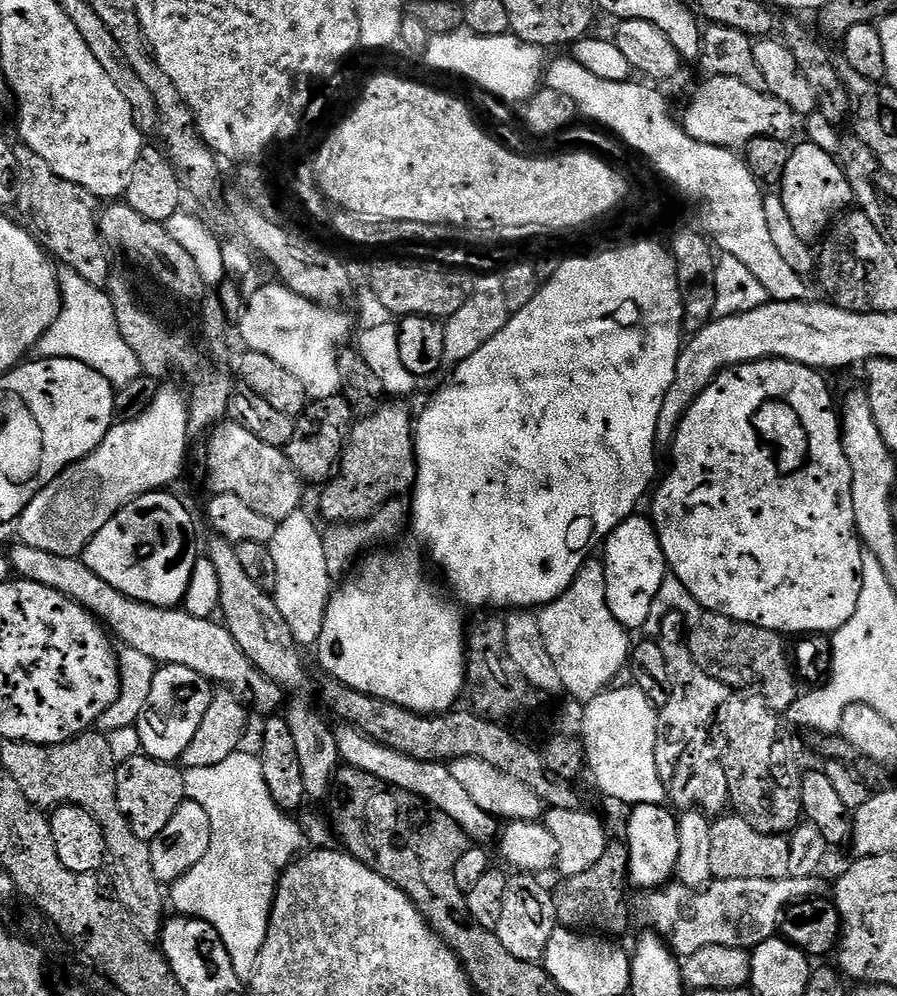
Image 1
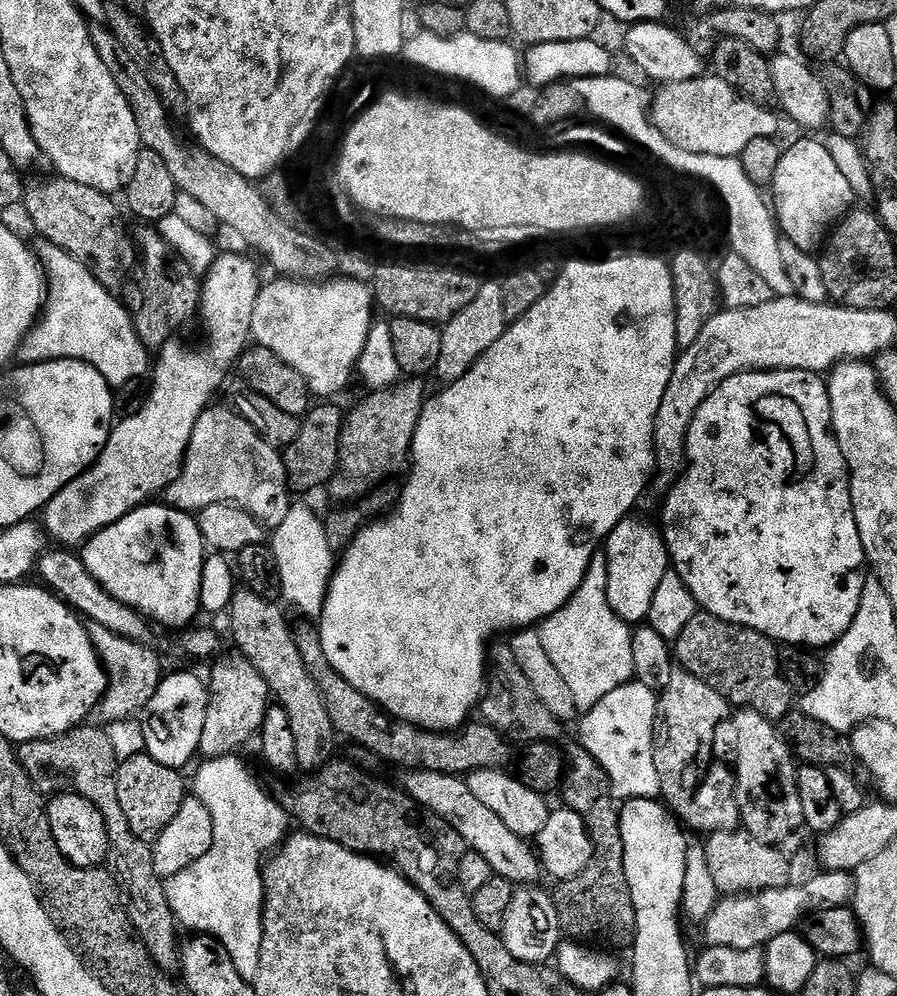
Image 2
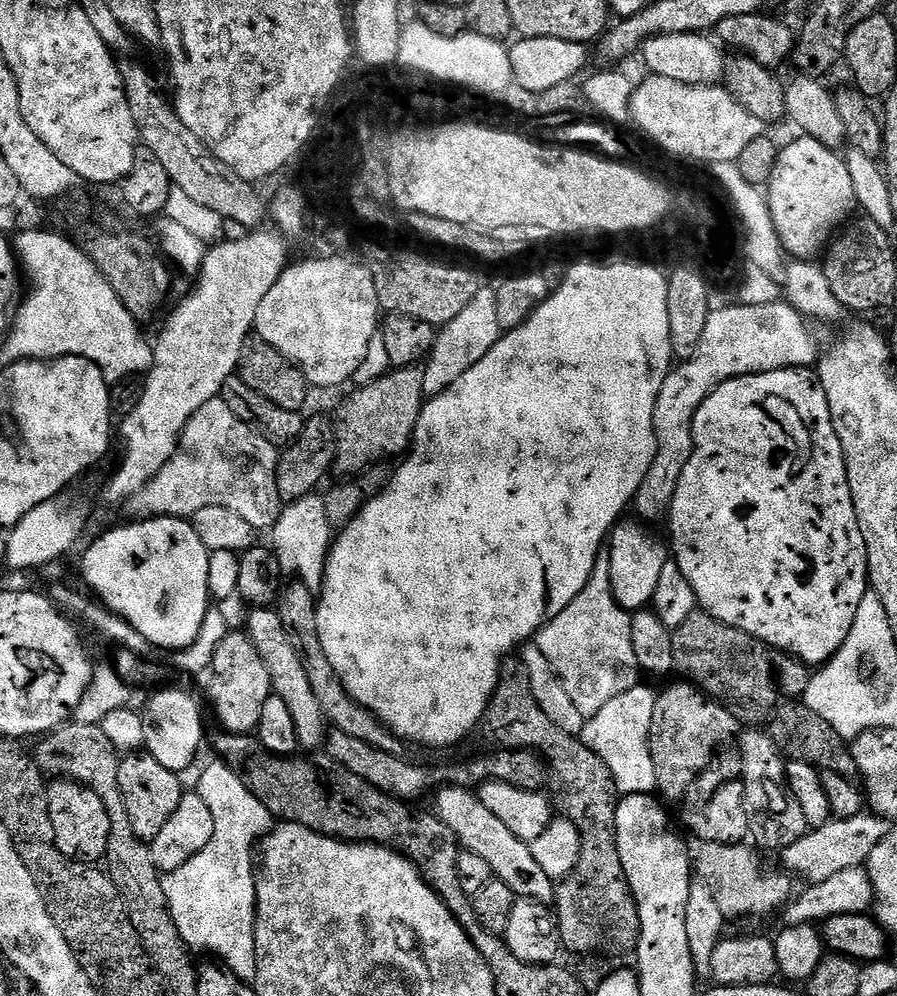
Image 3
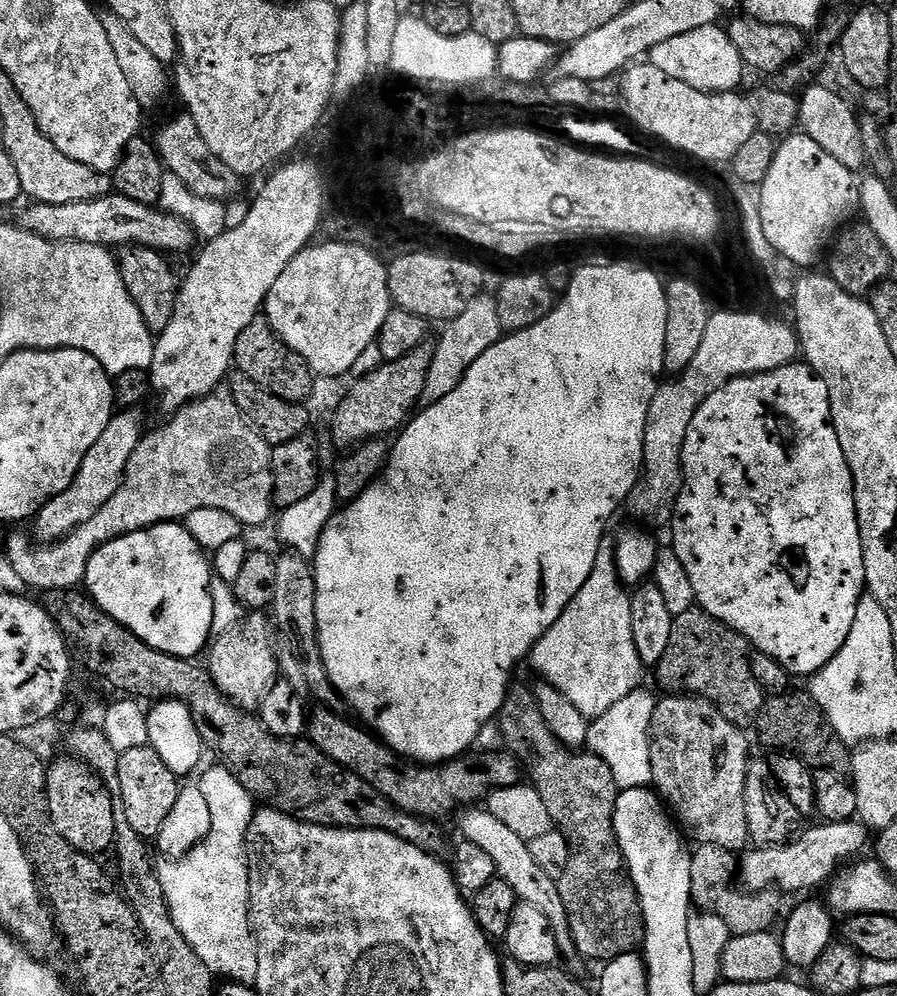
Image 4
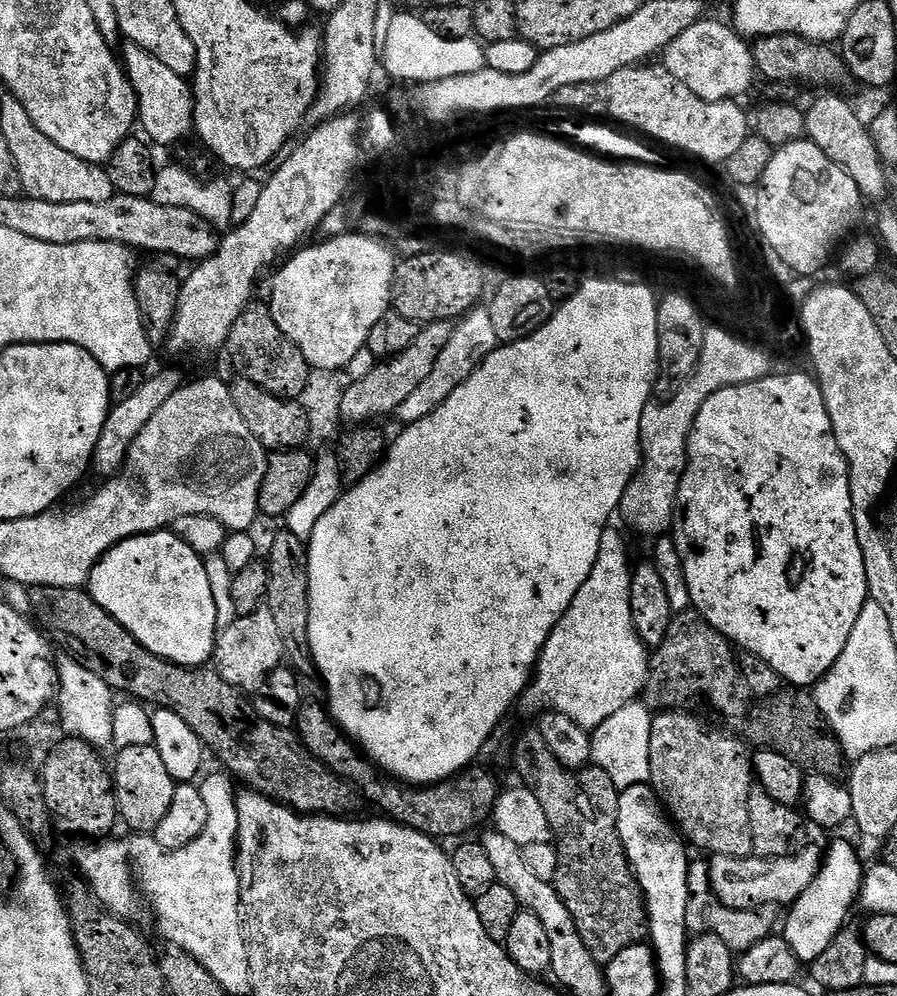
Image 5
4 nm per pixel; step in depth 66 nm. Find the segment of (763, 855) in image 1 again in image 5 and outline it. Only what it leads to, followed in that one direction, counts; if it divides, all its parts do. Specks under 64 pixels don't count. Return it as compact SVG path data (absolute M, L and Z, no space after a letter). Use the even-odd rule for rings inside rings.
M693 859L688 866L688 905L686 906L686 922L688 923L688 931L692 934L701 932L713 932L718 938L722 938L722 942L726 942L726 946L732 949L733 953L739 954L745 952L750 946L754 946L760 940L765 940L767 936L773 935L775 926L778 924L778 916L776 920L777 905L763 904L757 908L727 908L720 899L712 893L712 884L708 881L708 860Z

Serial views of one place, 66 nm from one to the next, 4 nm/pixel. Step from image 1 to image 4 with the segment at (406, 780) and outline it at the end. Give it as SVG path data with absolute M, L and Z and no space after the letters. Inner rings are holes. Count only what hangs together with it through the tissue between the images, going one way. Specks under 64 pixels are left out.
M473 806L461 811L458 819L460 819L461 832L459 835L465 840L474 842L474 846L478 846L479 849L486 850L486 855L494 862L497 877L505 880L510 886L510 890L514 890L517 901L530 906L538 906L538 910L542 910L542 914L546 914L561 953L565 957L575 957L576 947L570 934L568 915L566 906L562 902L559 883L554 878L550 878L550 874L545 874L538 867L538 862L534 862L528 849L528 840L514 830L508 829L500 819L494 818L494 814L490 814L480 806Z

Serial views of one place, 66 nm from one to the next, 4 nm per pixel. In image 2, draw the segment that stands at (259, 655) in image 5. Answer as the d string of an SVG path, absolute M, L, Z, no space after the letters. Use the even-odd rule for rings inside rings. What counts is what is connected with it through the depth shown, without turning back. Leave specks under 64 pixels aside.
M239 654L223 656L215 661L217 664L212 668L212 680L208 684L206 722L202 726L200 739L199 755L209 760L239 753L239 748L251 736L253 739L259 733L270 707L270 693L266 682L262 674L254 670L252 663Z

